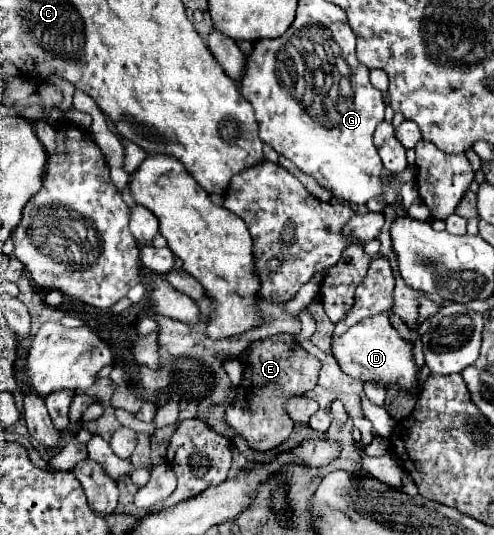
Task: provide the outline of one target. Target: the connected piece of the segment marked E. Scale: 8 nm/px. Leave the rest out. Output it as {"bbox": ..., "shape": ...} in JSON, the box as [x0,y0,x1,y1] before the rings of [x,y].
{"bbox":[223,333,321,451],"shape":[[[281,333],[275,337],[269,337],[265,341],[257,341],[251,343],[245,351],[245,371],[243,371],[243,381],[237,387],[237,395],[235,401],[227,407],[223,421],[237,433],[241,435],[249,447],[253,451],[271,451],[275,447],[279,447],[283,441],[287,441],[289,437],[289,415],[283,411],[285,399],[293,397],[293,395],[303,395],[309,389],[313,389],[317,385],[317,377],[319,377],[319,369],[321,369],[321,361],[313,355],[309,355],[307,351],[301,349],[301,345],[295,341],[293,335]]]}

